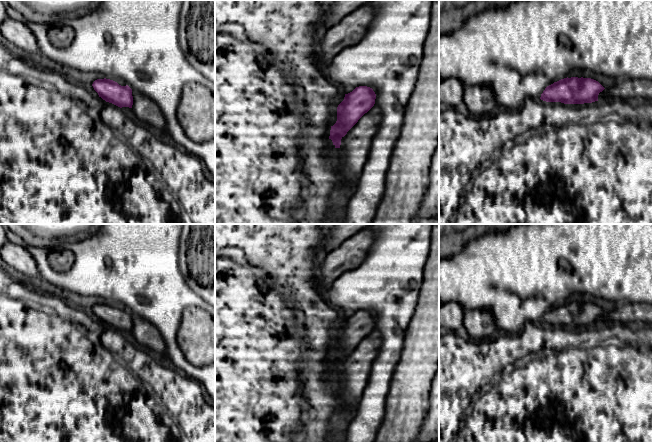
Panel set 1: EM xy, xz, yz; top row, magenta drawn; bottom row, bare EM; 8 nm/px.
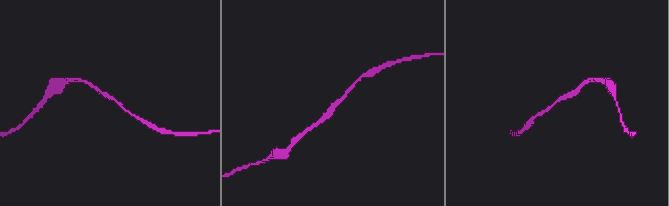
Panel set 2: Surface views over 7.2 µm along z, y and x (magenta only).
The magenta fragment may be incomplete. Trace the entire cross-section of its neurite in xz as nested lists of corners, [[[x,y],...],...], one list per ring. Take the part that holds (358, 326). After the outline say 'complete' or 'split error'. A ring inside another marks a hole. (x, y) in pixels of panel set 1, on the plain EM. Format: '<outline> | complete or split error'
[[[367,310],[356,311],[345,318],[344,324],[337,331],[337,345],[331,350],[329,363],[335,372],[340,372],[341,363],[375,328],[376,318]]] | complete

